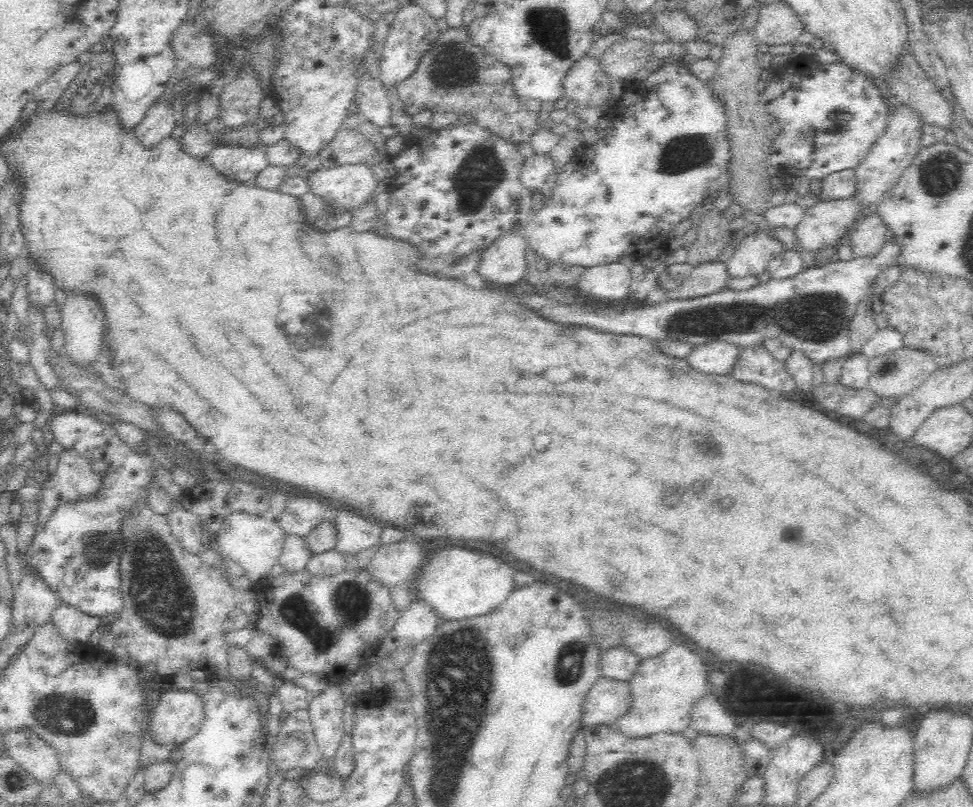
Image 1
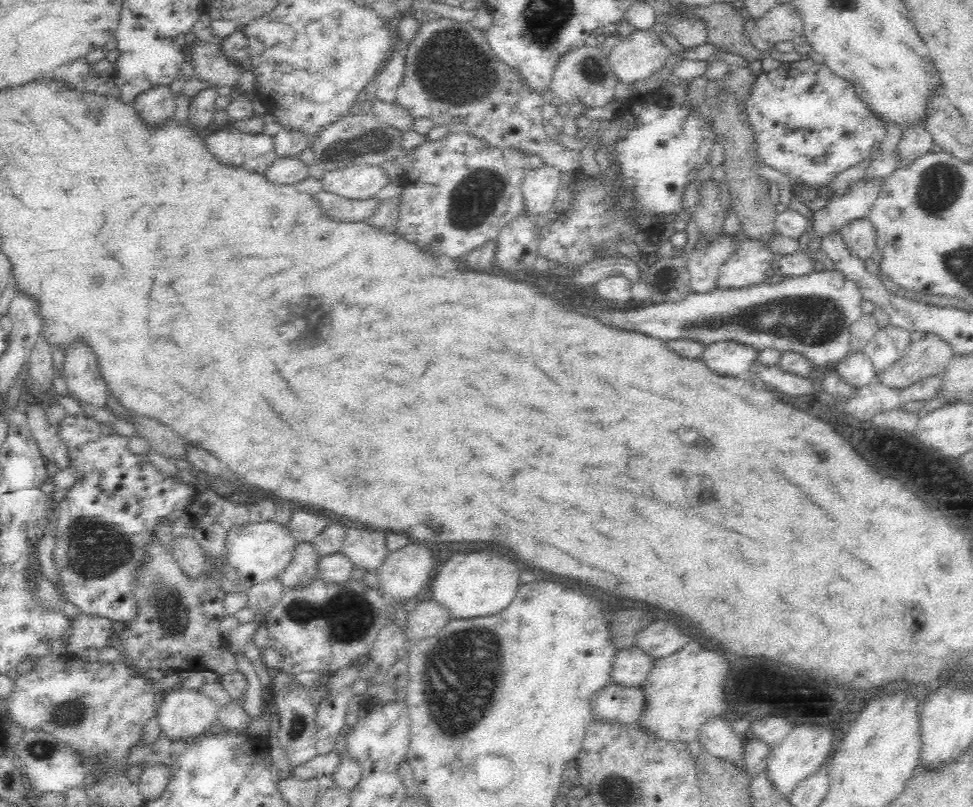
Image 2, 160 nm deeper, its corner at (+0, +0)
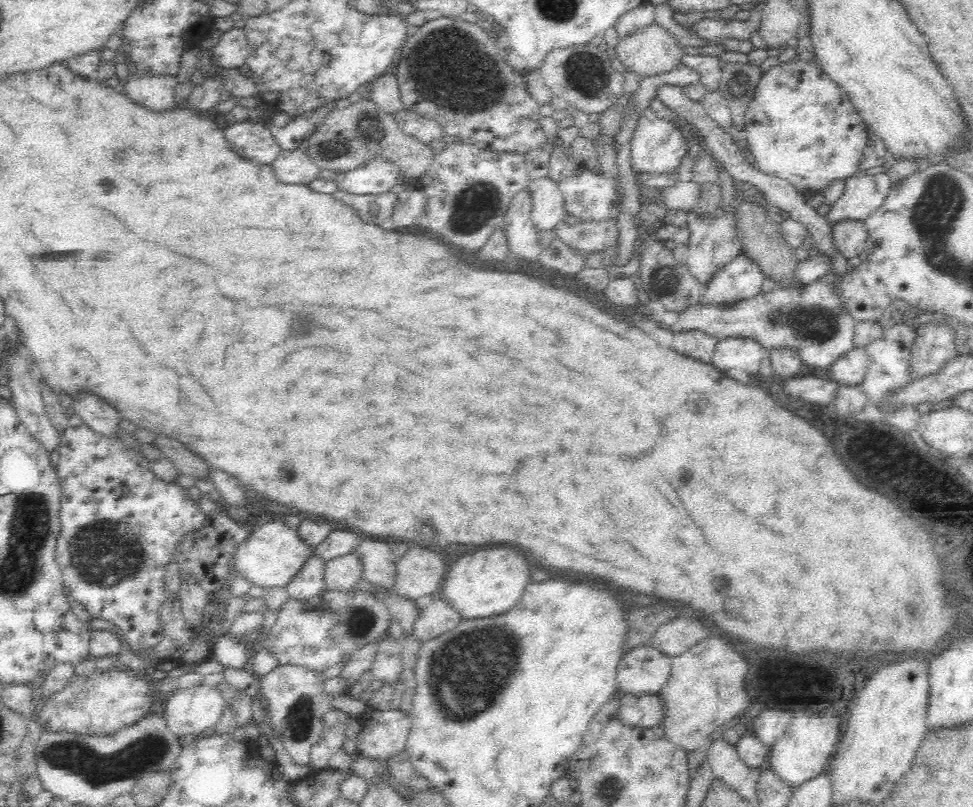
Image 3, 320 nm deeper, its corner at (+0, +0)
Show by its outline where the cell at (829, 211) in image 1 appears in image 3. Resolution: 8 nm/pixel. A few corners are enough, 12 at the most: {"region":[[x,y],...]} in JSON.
{"region":[[888,173],[849,176],[825,219],[866,220],[880,206]]}

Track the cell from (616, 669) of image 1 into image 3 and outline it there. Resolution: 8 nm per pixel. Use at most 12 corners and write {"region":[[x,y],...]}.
{"region":[[650,645],[624,652],[619,690],[656,693],[669,659]]}

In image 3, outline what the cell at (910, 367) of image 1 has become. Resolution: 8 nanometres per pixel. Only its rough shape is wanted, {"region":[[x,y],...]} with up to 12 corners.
{"region":[[952,331],[915,332],[906,374],[922,378],[956,355]]}

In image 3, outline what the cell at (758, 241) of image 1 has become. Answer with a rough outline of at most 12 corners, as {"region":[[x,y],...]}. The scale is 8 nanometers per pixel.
{"region":[[742,250],[700,300],[726,303],[762,290],[764,266]]}

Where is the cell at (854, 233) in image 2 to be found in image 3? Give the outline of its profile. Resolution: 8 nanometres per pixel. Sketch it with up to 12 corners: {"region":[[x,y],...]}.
{"region":[[862,220],[833,226],[834,242],[848,258],[866,254]]}

